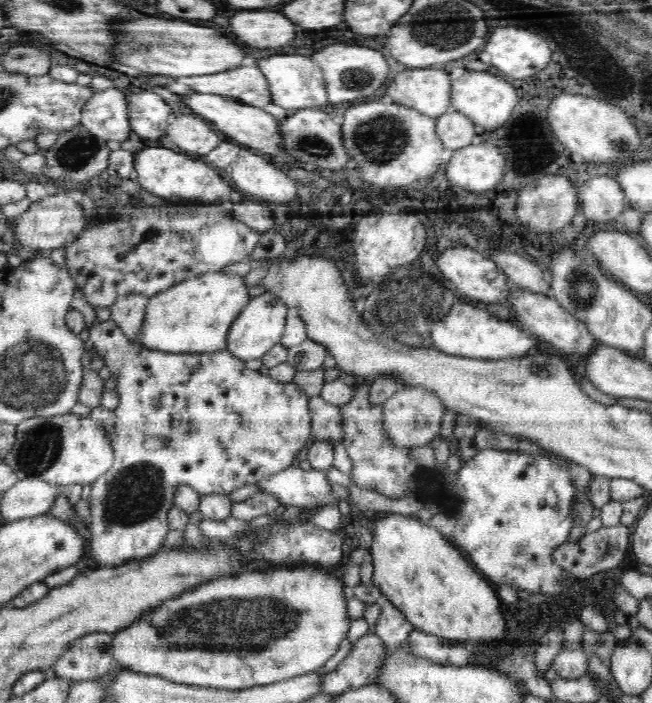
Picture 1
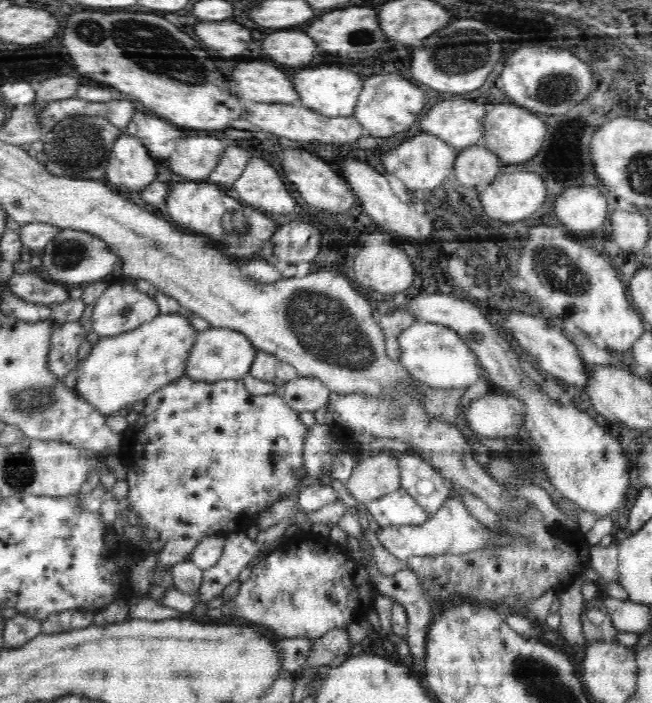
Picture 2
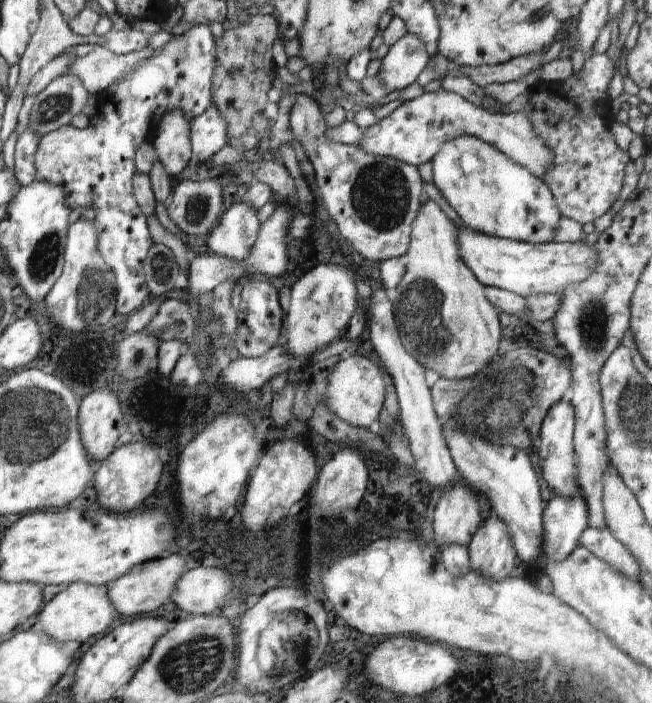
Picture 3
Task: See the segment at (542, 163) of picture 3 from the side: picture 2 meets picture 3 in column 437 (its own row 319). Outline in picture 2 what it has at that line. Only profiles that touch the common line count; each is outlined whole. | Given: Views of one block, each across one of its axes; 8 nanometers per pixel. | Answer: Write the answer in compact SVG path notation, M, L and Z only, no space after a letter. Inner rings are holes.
M113 280L102 293L92 312L92 330L100 337L134 330L161 314L155 298L150 298L135 285Z

